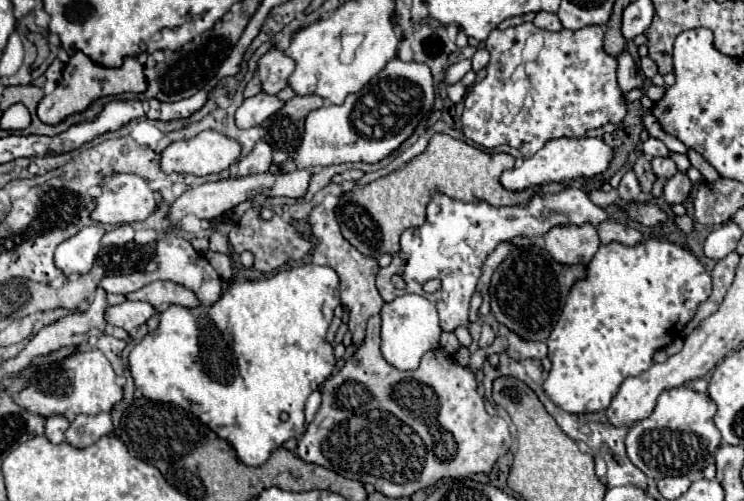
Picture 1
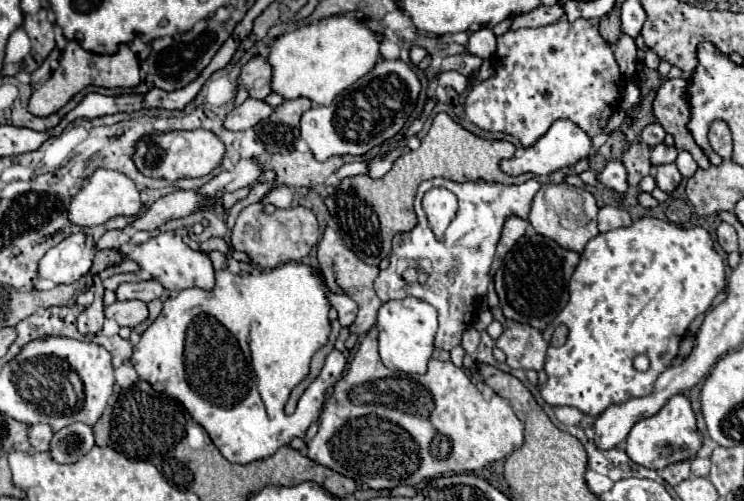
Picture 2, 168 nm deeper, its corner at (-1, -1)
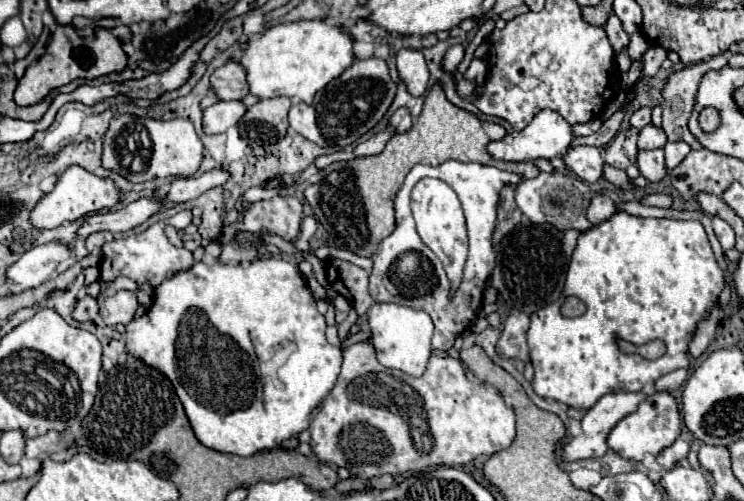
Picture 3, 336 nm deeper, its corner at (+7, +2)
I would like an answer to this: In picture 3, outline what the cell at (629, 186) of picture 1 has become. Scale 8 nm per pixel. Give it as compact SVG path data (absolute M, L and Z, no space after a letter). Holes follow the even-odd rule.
M570 146L562 160L578 178L586 182L596 182L602 178L604 158L594 146Z

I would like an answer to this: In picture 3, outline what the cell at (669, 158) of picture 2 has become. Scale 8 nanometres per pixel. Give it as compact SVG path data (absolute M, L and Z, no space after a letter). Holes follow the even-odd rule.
M654 124L644 126L644 130L640 130L640 138L638 138L638 148L640 150L652 150L652 148L664 148L664 144L668 142L666 134L662 128L656 128Z

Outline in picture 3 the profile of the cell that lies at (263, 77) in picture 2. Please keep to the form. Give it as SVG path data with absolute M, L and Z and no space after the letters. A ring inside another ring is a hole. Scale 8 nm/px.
M226 62L210 76L210 88L218 100L240 100L248 94L246 72L238 62Z

